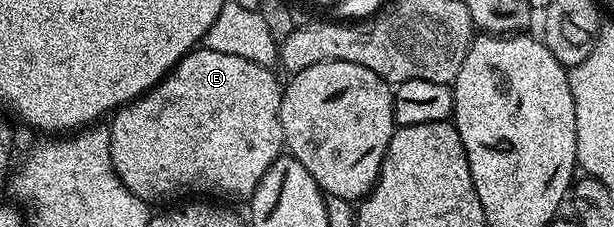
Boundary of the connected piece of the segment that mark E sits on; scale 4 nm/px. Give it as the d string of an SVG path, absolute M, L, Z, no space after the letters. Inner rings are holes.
M198 47L188 53L168 75L162 79L153 89L148 89L141 97L129 104L121 106L112 114L113 125L108 126L109 150L111 151L111 163L124 183L134 195L147 203L154 203L160 197L181 197L177 199L189 199L192 193L210 193L210 198L242 197L248 199L253 196L259 179L275 163L277 157L282 156L285 149L285 136L281 126L281 95L283 92L282 82L277 82L272 68L251 63L251 59L239 59L239 55L222 55L220 51L211 51L204 47Z

